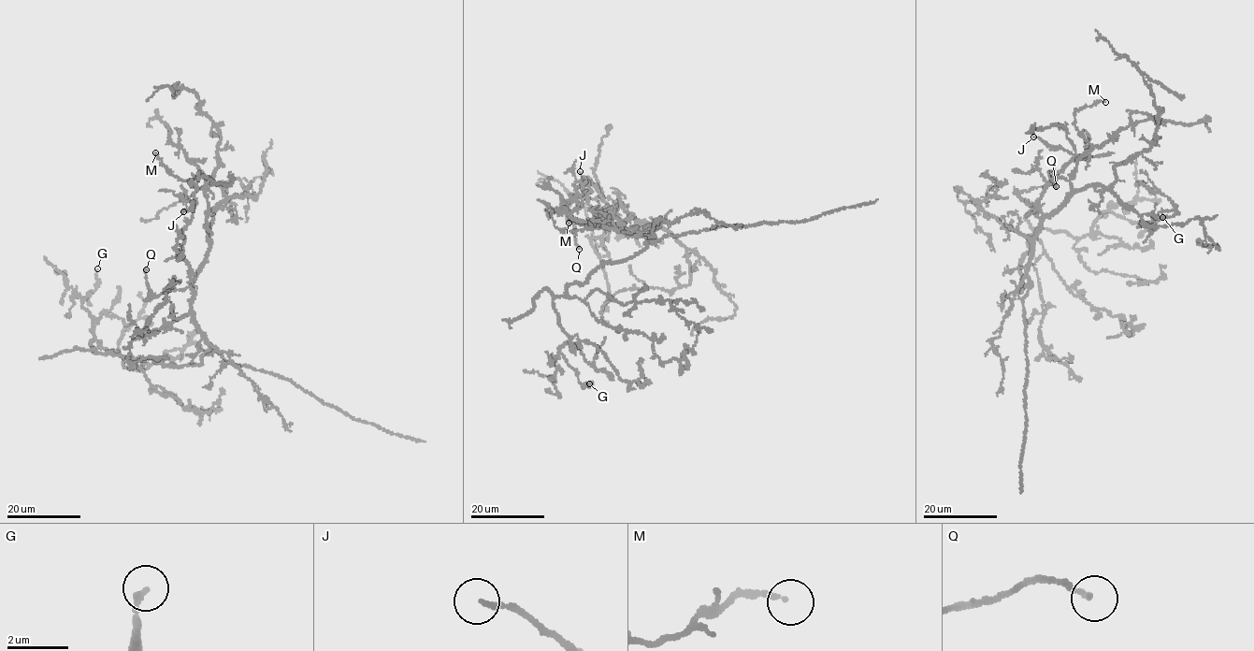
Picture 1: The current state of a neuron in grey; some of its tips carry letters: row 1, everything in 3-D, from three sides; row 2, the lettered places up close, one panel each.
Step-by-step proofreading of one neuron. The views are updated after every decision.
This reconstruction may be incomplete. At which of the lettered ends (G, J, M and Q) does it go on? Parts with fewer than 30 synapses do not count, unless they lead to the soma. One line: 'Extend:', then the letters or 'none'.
Extend: none

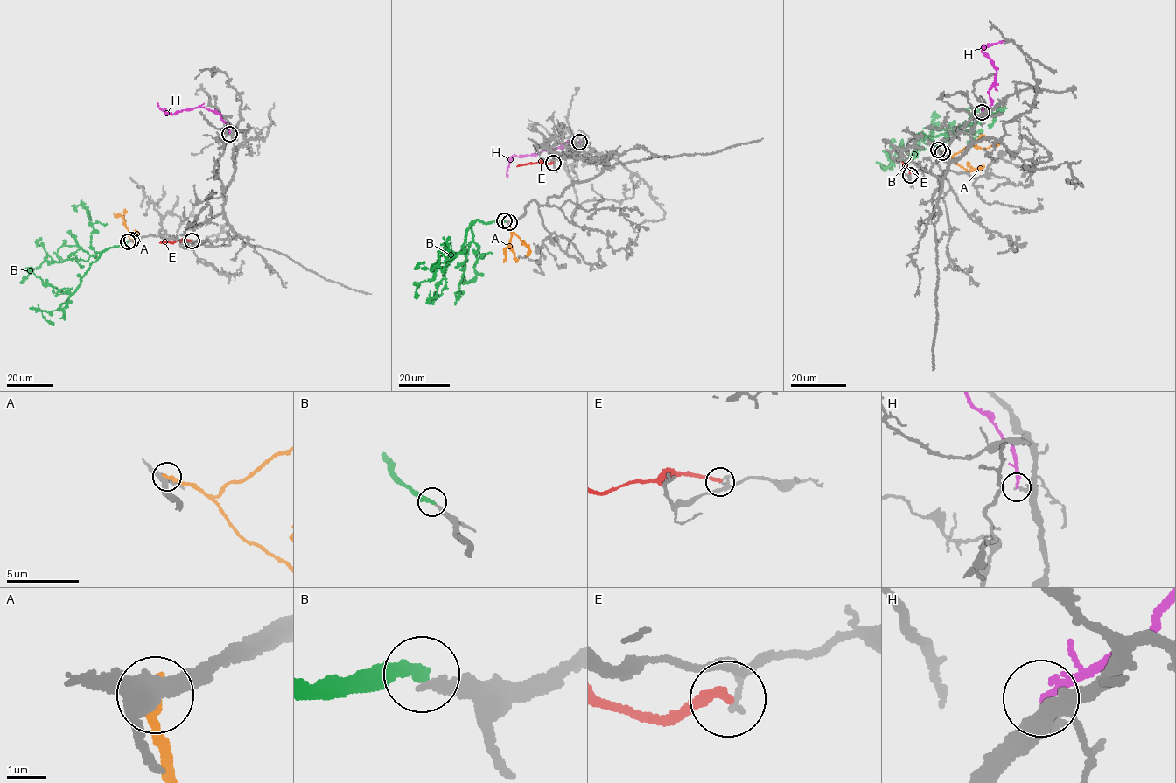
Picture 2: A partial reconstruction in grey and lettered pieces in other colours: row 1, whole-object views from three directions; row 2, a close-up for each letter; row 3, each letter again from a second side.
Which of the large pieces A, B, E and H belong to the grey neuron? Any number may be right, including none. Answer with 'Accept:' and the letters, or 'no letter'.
Accept: B

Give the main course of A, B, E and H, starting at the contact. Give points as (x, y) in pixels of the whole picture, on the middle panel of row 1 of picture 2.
A: (509, 222), (510, 244), (516, 262)
B: (504, 220), (483, 223), (472, 221), (466, 230), (465, 250), (436, 269), (434, 278), (416, 284), (416, 298)
E: (553, 163), (517, 166)
H: (580, 142), (577, 146), (568, 141), (563, 146), (537, 154), (514, 156), (507, 168), (507, 177)

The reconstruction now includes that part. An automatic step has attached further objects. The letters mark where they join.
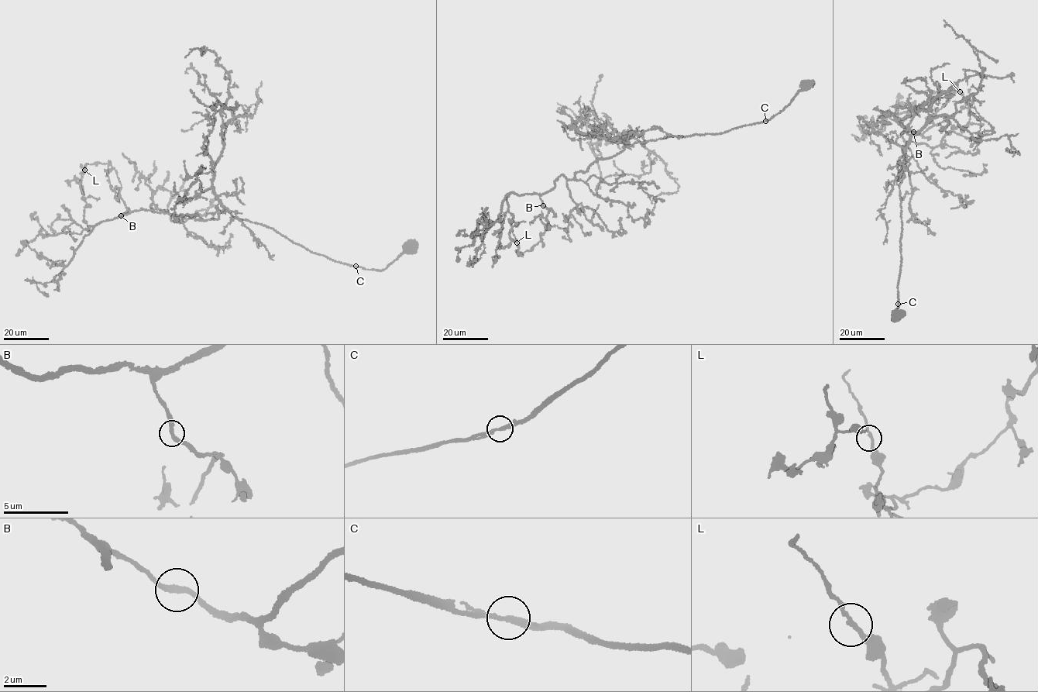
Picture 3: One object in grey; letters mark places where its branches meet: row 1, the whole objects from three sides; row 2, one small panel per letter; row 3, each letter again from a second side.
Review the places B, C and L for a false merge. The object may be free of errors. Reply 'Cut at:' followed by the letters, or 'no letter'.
Cut at: no letter

